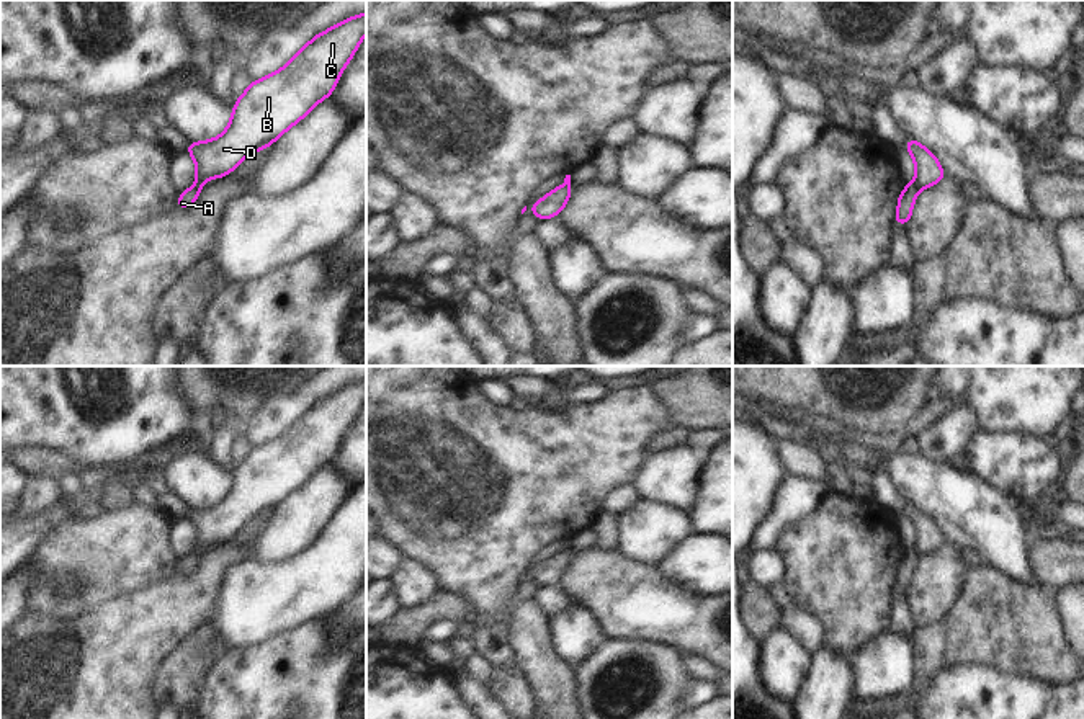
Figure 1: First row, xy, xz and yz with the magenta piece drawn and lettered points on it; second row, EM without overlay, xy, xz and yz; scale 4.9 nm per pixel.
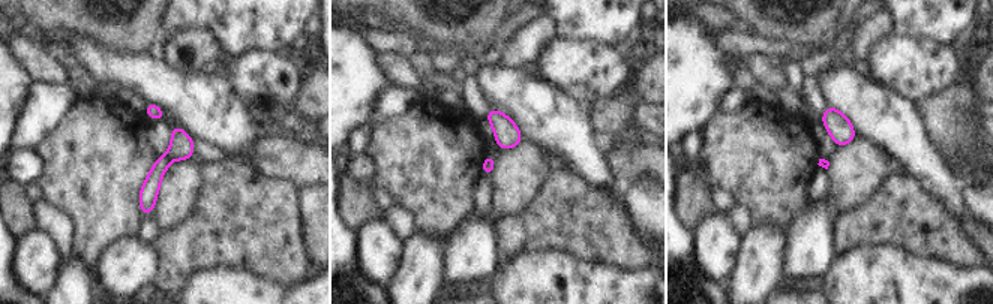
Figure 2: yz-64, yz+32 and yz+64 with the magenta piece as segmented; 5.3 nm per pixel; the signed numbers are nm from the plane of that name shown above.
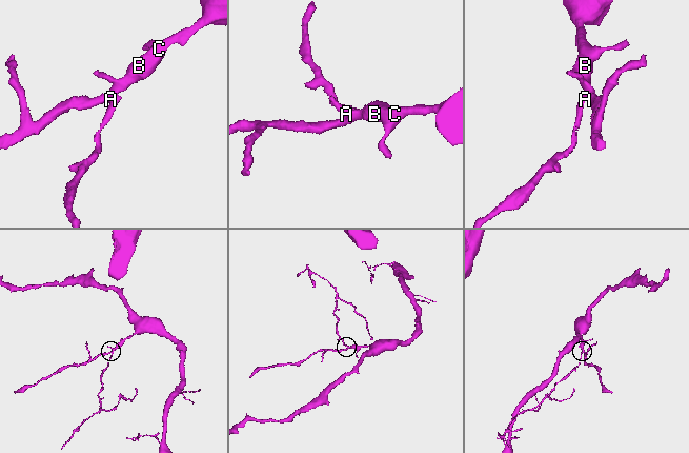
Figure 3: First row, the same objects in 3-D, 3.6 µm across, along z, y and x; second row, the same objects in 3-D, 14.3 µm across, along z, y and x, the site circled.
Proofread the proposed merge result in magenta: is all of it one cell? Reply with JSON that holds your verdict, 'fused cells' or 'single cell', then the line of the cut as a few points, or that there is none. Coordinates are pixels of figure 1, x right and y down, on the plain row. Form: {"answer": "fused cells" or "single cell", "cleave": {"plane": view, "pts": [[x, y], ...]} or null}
{"answer": "fused cells", "cleave": {"plane": "xy", "pts": [[195, 549], [201, 553]]}}

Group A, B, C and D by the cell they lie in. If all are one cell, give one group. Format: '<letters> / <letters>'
A / B C D

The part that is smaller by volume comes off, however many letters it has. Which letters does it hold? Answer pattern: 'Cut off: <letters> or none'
Cut off: A

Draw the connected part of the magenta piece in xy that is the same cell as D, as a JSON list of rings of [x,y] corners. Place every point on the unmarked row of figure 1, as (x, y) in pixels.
[[[366,377],[314,402],[283,435],[252,448],[221,502],[186,508],[196,529],[195,551],[231,541],[245,523],[265,516],[330,462],[365,400]]]

